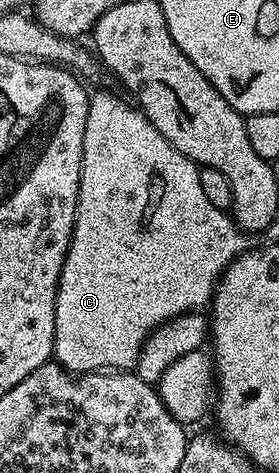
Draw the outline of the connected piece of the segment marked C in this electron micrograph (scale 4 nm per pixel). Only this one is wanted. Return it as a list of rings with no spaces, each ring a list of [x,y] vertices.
[[[109,92],[90,95],[87,110],[87,126],[83,134],[83,162],[79,170],[79,198],[77,199],[77,213],[73,237],[69,240],[67,258],[63,262],[61,277],[57,283],[57,301],[55,302],[55,342],[53,354],[56,363],[67,372],[84,374],[100,372],[102,370],[129,370],[134,367],[145,344],[145,339],[161,324],[174,320],[176,316],[183,316],[187,312],[195,312],[212,301],[213,289],[217,281],[225,272],[226,266],[236,260],[246,251],[246,233],[233,223],[233,217],[228,211],[216,209],[214,203],[203,194],[200,181],[201,168],[191,158],[187,158],[155,126],[140,108],[134,106],[128,99],[120,100]]]

